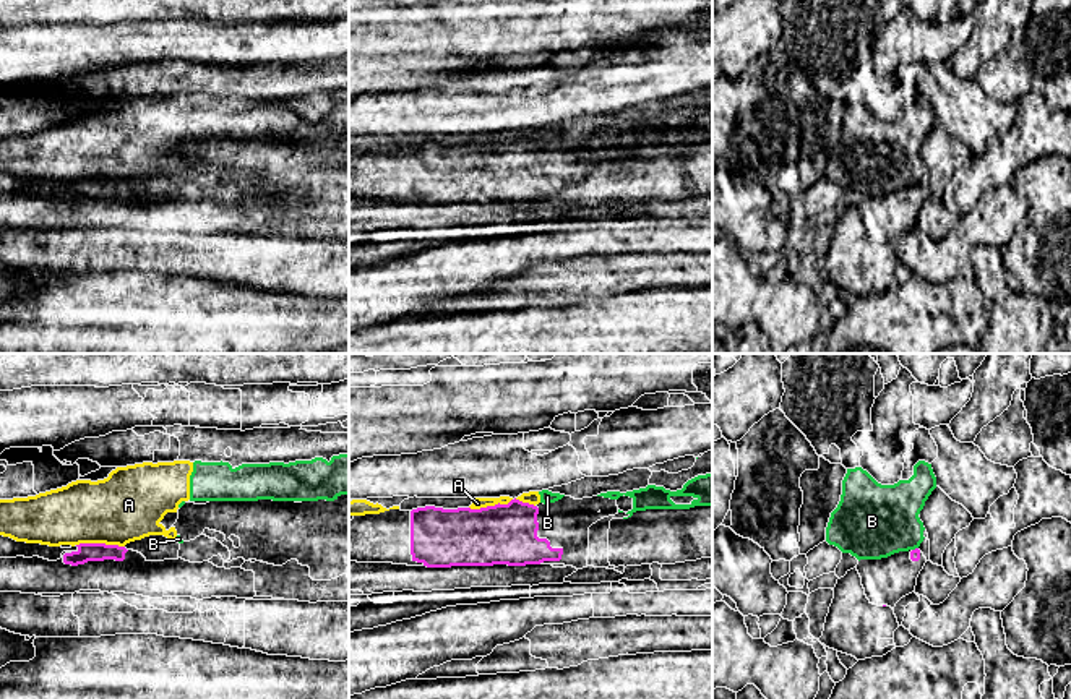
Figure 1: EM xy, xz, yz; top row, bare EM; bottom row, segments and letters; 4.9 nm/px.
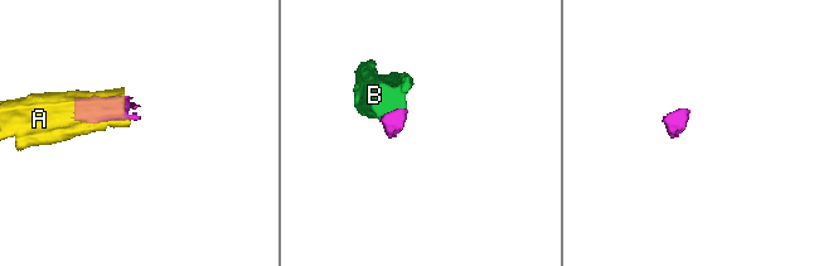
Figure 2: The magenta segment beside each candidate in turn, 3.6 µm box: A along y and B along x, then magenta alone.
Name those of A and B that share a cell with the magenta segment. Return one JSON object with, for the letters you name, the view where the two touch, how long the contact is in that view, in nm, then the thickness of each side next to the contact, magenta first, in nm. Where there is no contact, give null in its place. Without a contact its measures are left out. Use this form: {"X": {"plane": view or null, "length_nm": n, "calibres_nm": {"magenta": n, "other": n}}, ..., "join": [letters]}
{"join": []}

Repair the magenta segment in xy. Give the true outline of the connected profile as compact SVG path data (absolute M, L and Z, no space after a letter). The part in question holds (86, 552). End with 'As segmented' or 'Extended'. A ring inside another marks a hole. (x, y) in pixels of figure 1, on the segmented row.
M0 535L0 558L32 558L39 556L49 561L63 560L65 564L78 566L88 561L115 560L123 561L128 550L118 545L80 543L71 548L49 547L41 543L16 542Z. Extended

